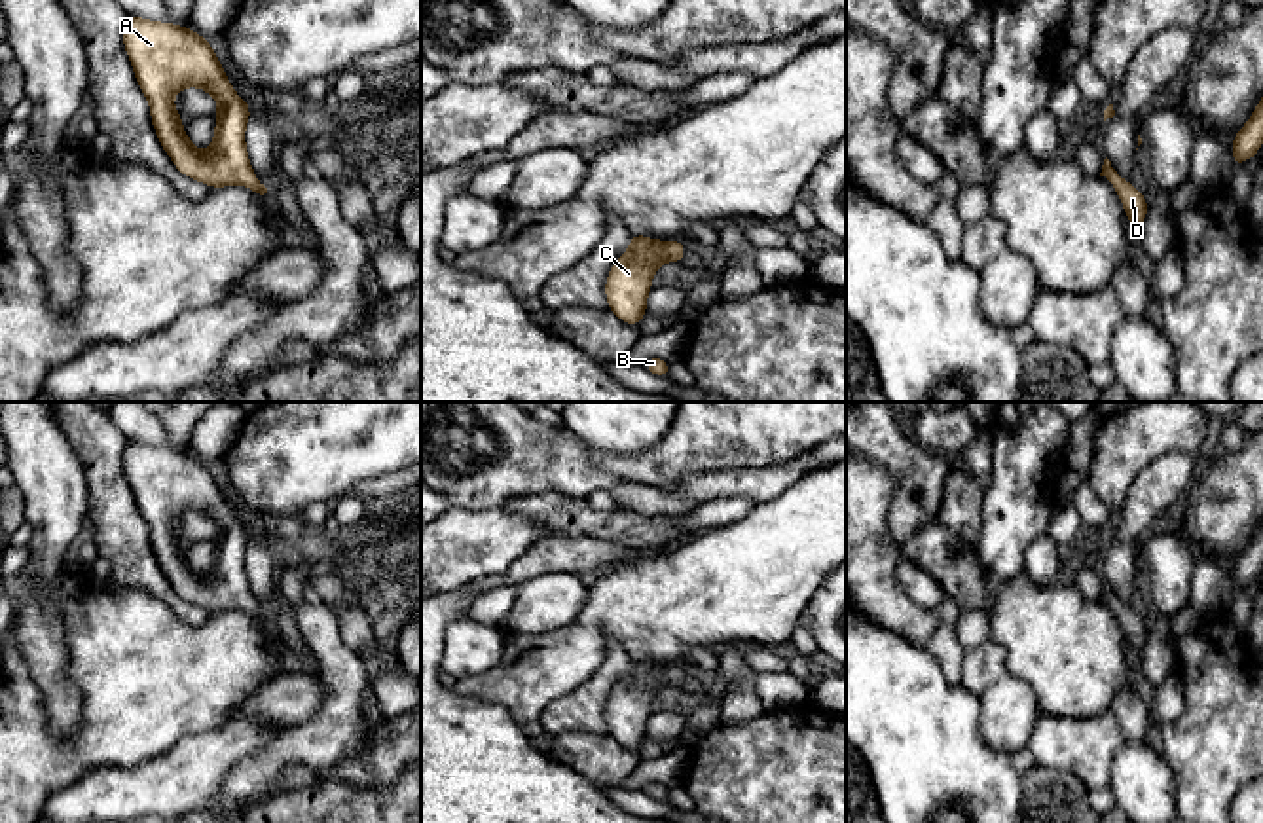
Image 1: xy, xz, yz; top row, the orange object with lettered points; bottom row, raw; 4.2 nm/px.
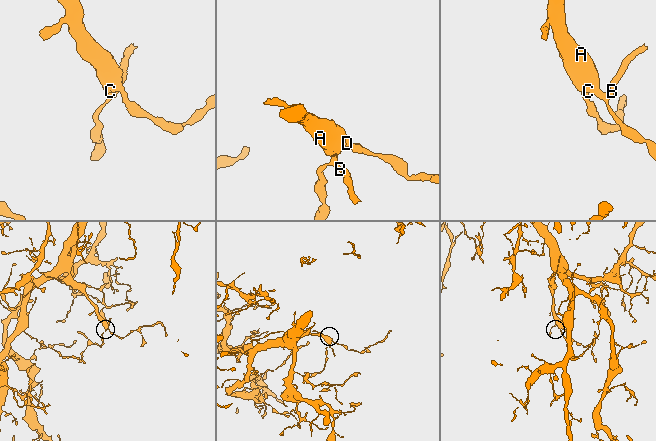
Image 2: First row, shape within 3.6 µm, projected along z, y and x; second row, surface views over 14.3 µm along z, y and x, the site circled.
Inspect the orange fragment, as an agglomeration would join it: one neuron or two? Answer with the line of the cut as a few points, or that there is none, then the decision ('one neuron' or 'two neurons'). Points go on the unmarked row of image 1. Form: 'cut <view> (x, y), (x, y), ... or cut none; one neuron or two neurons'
cut none; one neuron

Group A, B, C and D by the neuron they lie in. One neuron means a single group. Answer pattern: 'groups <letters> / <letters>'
groups A B C D

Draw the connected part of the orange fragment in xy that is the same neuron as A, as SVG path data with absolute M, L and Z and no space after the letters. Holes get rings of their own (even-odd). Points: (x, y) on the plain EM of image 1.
M129 440L123 472L150 527L154 556L176 594L210 613L248 611L260 620L267 618L252 595L245 569L250 531L226 503L212 470L193 453ZM190 510L207 516L220 529L212 539L214 563L205 576L188 563L173 527Z

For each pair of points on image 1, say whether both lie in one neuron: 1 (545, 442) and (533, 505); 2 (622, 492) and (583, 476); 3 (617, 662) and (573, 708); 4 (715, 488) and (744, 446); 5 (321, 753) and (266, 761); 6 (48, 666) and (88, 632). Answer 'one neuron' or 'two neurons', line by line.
1: two neurons
2: two neurons
3: one neuron
4: two neurons
5: one neuron
6: two neurons

